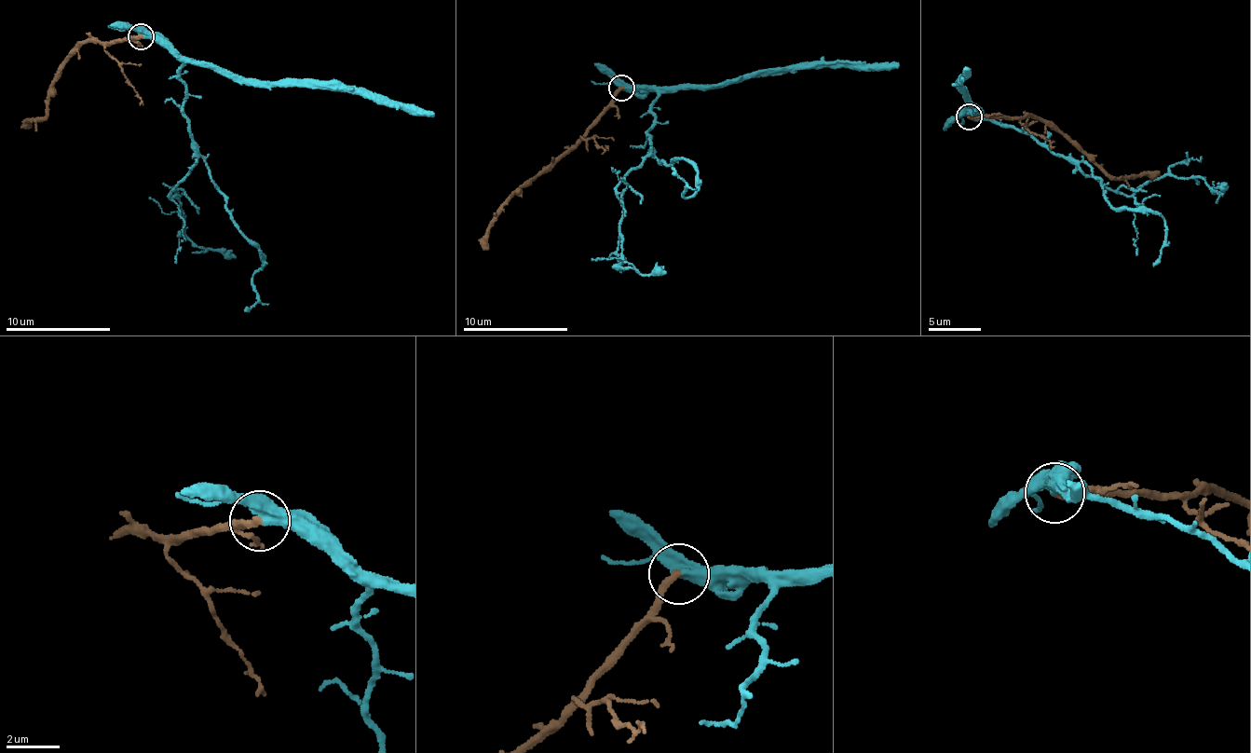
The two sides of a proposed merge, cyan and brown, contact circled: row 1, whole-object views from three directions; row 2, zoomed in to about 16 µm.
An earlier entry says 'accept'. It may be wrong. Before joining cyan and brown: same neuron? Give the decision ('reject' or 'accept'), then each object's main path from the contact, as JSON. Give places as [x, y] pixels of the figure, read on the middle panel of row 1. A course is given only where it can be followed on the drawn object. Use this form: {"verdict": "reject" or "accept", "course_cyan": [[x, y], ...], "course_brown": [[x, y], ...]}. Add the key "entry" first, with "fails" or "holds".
{"entry": "holds", "verdict": "accept", "course_cyan": [[622, 88], [643, 87], [659, 94], [647, 156], [617, 185], [622, 204], [619, 266], [666, 273]], "course_brown": [[622, 88], [548, 171], [521, 186], [521, 192], [505, 201], [488, 231], [483, 249]]}

